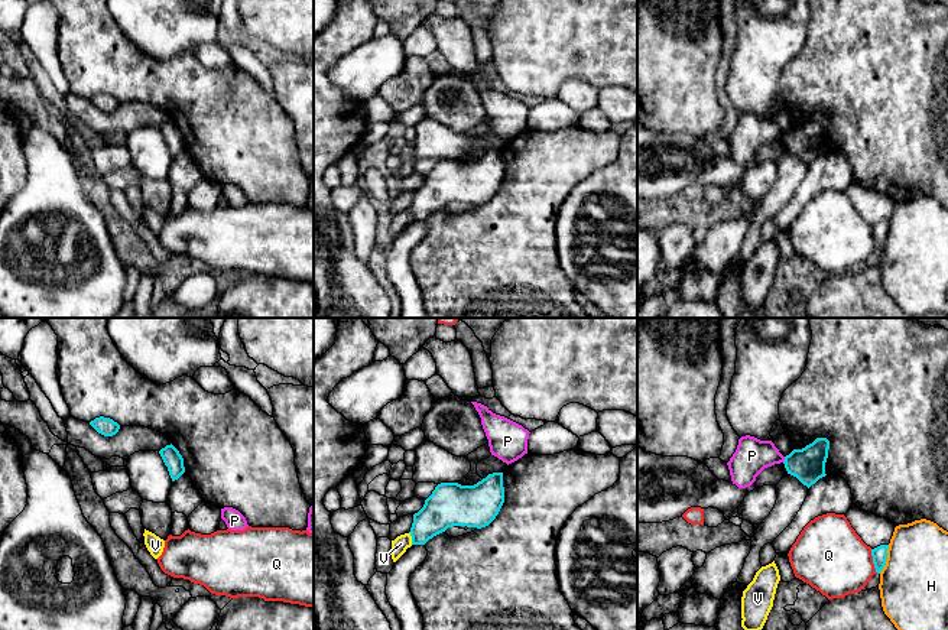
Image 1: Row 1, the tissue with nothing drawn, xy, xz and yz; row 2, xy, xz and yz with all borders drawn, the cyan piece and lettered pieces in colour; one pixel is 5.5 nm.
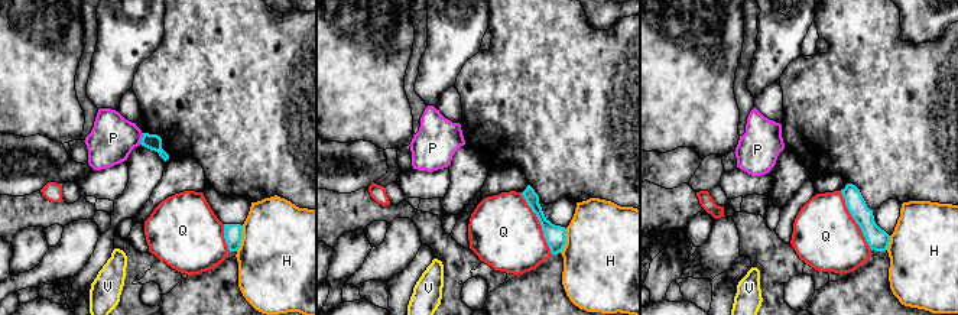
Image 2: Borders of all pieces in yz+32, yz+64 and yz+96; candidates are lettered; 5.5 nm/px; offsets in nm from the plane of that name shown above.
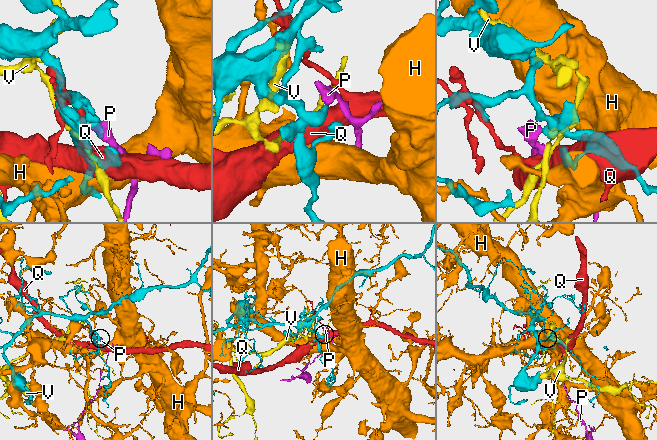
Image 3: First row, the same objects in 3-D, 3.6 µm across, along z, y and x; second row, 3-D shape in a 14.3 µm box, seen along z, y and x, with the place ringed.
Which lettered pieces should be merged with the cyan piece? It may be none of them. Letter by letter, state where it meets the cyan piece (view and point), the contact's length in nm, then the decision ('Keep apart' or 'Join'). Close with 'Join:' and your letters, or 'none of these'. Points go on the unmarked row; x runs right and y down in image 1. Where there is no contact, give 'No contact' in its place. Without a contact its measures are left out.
H: Touches cyan at yz (886, 234). Shared border 170 nm. Keep apart
P: Touches cyan at yz (785, 136). Shared border 40 nm. Keep apart
Q: Touches cyan at yz (873, 237). Shared border 140 nm. Keep apart
V: Touches cyan at xz (412, 214). Shared border 70 nm. Keep apart
Join: none of these

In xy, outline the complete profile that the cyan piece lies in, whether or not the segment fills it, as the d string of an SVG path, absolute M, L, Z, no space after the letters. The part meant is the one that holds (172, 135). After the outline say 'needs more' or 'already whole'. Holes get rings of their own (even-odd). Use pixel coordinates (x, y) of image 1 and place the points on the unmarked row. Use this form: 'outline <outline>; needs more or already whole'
outline M171 120L159 127L165 142L168 143L172 158L178 156L184 149L184 134L179 127Z; already whole

